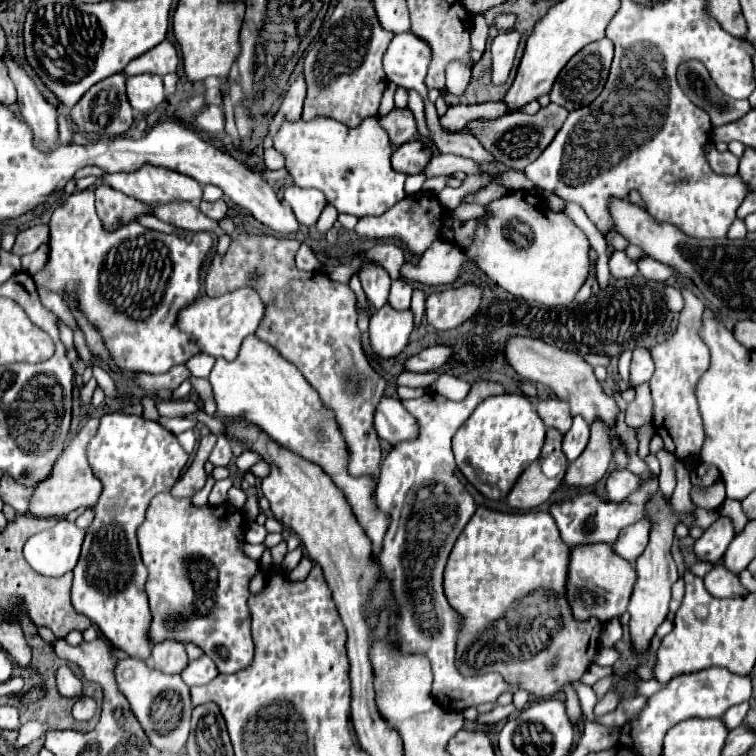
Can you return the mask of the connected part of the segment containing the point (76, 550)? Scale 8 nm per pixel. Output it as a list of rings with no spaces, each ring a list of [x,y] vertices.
[[[60,520],[54,528],[37,533],[24,545],[24,558],[30,566],[44,574],[44,562],[78,562],[84,530]]]

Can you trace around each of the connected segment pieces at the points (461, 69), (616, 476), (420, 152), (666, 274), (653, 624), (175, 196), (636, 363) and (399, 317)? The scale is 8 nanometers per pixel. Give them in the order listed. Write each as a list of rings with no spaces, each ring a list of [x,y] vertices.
[[[452,62],[446,70],[446,90],[456,98],[462,98],[468,86],[468,78],[470,70],[466,70],[466,66],[462,66],[460,62]]]
[[[614,470],[606,480],[606,492],[612,502],[626,500],[636,488],[640,488],[642,478],[630,470]]]
[[[412,140],[396,148],[392,154],[392,168],[404,174],[418,174],[432,158],[432,150],[422,140]]]
[[[645,255],[636,262],[639,274],[647,280],[664,282],[676,273],[675,270]]]
[[[658,492],[654,496],[654,500],[650,500],[648,504],[648,512],[646,516],[652,520],[652,532],[650,532],[650,542],[646,546],[646,550],[638,556],[636,560],[636,572],[638,572],[638,582],[634,586],[630,604],[628,604],[628,612],[630,612],[630,640],[632,640],[632,650],[634,654],[642,654],[650,648],[650,640],[656,634],[656,628],[666,620],[668,614],[668,604],[670,604],[670,588],[672,584],[678,580],[678,572],[676,572],[676,564],[670,556],[670,546],[672,546],[672,536],[674,536],[674,526],[678,520],[684,520],[686,524],[702,524],[702,528],[708,528],[716,518],[718,512],[710,512],[710,510],[702,510],[696,508],[694,512],[694,520],[688,520],[684,516],[676,516],[674,510],[664,502],[662,494]]]
[[[146,164],[132,174],[106,174],[104,182],[144,204],[168,204],[184,200],[198,206],[202,202],[200,184],[168,168],[156,168]]]
[[[636,348],[634,350],[634,358],[632,358],[632,366],[630,366],[630,380],[634,386],[646,382],[652,378],[654,372],[654,364],[652,364],[652,356],[648,348]]]
[[[384,304],[384,308],[376,310],[370,318],[370,346],[382,358],[396,356],[408,344],[412,330],[414,314],[410,308],[408,312],[396,312],[396,308]]]

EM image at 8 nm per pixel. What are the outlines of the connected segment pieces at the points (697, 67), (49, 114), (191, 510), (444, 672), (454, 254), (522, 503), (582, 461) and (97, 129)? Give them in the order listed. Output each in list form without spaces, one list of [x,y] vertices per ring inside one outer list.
[[[696,60],[686,62],[678,68],[678,84],[692,102],[696,102],[710,114],[714,128],[734,122],[751,110],[748,100],[726,98],[710,80],[708,70]]]
[[[10,50],[4,52],[4,64],[8,74],[18,90],[18,106],[34,132],[36,146],[40,150],[52,150],[58,146],[58,128],[56,128],[56,108],[44,98],[44,94],[36,88],[34,80],[24,72],[22,66],[14,62]]]
[[[168,492],[154,496],[148,506],[146,520],[138,528],[138,544],[142,560],[148,568],[146,594],[152,612],[152,642],[176,638],[180,642],[194,642],[216,664],[218,672],[234,674],[244,670],[254,660],[254,640],[250,634],[250,612],[246,598],[250,594],[248,582],[258,570],[258,562],[242,554],[244,542],[244,516],[242,510],[224,502],[214,508],[194,508],[190,500],[176,500]]]
[[[476,382],[472,384],[468,396],[460,402],[448,400],[446,396],[440,394],[424,394],[418,400],[404,400],[404,408],[416,416],[420,424],[420,436],[414,442],[402,442],[390,450],[390,454],[382,460],[382,472],[380,472],[380,482],[376,488],[376,502],[378,508],[390,516],[390,526],[382,542],[380,550],[380,566],[384,568],[384,574],[392,580],[392,592],[396,592],[396,604],[400,604],[400,624],[396,624],[396,636],[400,636],[400,648],[408,654],[422,654],[428,656],[434,672],[434,682],[432,682],[432,694],[436,696],[438,704],[448,710],[466,710],[470,706],[480,706],[484,702],[496,702],[496,698],[502,692],[516,692],[520,686],[506,682],[500,674],[488,672],[480,676],[462,676],[454,664],[456,656],[456,640],[460,634],[460,624],[464,618],[448,604],[444,596],[444,568],[448,562],[448,556],[472,518],[476,506],[472,496],[466,492],[464,484],[456,478],[456,462],[452,454],[452,436],[456,430],[466,422],[466,418],[472,414],[472,410],[488,396],[494,394],[504,394],[503,386],[498,382]]]
[[[436,240],[422,254],[420,264],[404,262],[400,268],[400,276],[430,286],[450,284],[456,280],[462,262],[464,262],[464,254],[460,252],[458,246],[448,244],[446,240]]]
[[[536,460],[532,462],[518,478],[518,482],[514,484],[514,488],[510,490],[510,494],[506,496],[506,504],[510,508],[516,508],[516,510],[532,510],[540,504],[544,504],[552,492],[560,486],[562,478],[564,476],[556,476],[556,478],[546,478],[542,474],[542,468],[540,468],[540,462],[542,460]]]
[[[602,420],[592,422],[592,436],[588,448],[582,452],[578,460],[568,466],[566,482],[572,486],[592,486],[606,472],[612,462],[612,430]]]
[[[118,72],[116,76],[108,76],[104,80],[100,80],[100,84],[94,84],[70,110],[70,116],[74,120],[74,124],[92,134],[92,136],[100,136],[100,138],[114,138],[124,134],[134,116],[132,116],[132,106],[128,102],[128,94],[126,94],[126,76],[122,72]]]

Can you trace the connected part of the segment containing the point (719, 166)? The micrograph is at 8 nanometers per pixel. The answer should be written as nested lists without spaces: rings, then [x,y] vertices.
[[[710,144],[710,148],[706,150],[706,160],[710,164],[712,170],[716,170],[718,174],[736,174],[738,172],[738,158],[732,152],[718,152],[714,144]]]

